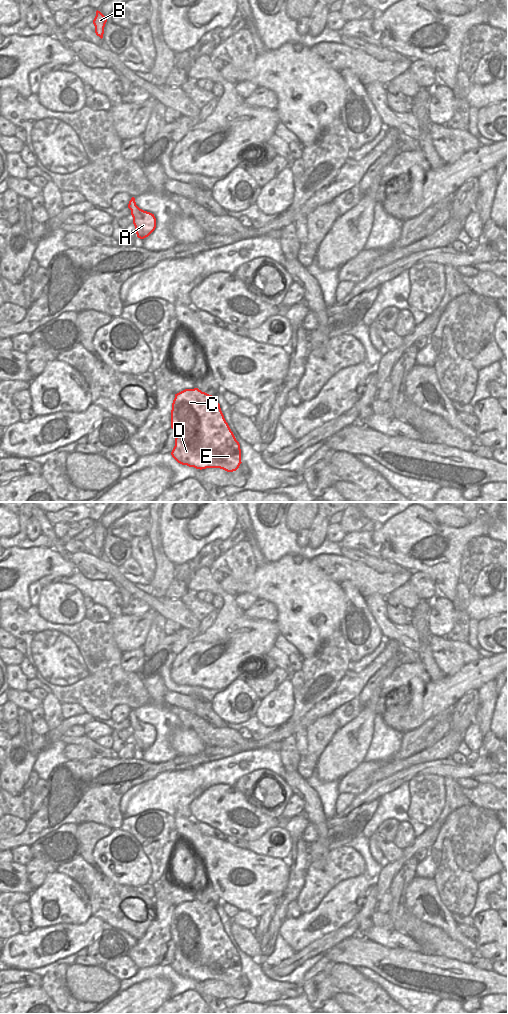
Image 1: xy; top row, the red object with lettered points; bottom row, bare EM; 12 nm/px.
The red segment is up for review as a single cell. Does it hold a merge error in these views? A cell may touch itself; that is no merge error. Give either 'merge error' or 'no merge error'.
no merge error

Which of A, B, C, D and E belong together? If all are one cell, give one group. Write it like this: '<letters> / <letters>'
A B C D E

